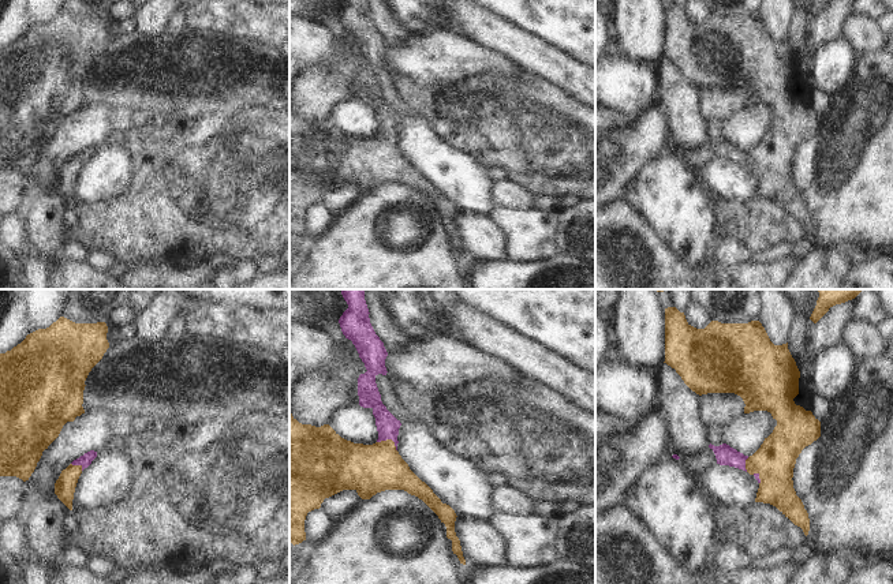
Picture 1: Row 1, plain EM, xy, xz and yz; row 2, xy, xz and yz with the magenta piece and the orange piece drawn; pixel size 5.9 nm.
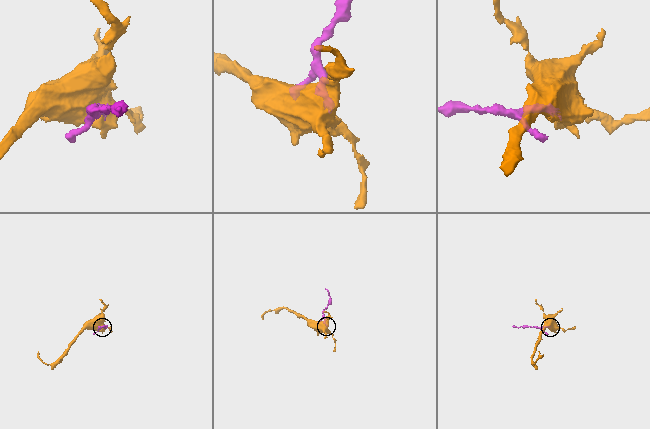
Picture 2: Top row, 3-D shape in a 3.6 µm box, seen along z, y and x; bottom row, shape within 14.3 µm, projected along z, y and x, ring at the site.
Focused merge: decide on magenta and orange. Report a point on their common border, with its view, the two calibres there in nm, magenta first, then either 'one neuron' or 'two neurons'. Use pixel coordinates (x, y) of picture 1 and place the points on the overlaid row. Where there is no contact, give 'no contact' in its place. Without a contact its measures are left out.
contact xz (389, 438); calibres 130 and 280 nm; one neuron

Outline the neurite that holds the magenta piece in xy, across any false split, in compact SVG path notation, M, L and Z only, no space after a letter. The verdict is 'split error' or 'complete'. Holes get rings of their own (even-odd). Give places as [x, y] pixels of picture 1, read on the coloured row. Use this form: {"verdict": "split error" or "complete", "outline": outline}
{"verdict": "split error", "outline": "M90 450L74 460L66 469L61 471L55 483L55 494L70 510L72 510L72 499L78 479L82 471L87 468L96 457L97 452Z"}

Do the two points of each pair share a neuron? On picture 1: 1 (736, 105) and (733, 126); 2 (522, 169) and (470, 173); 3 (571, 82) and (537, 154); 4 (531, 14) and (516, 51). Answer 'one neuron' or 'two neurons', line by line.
1: two neurons
2: two neurons
3: two neurons
4: two neurons

